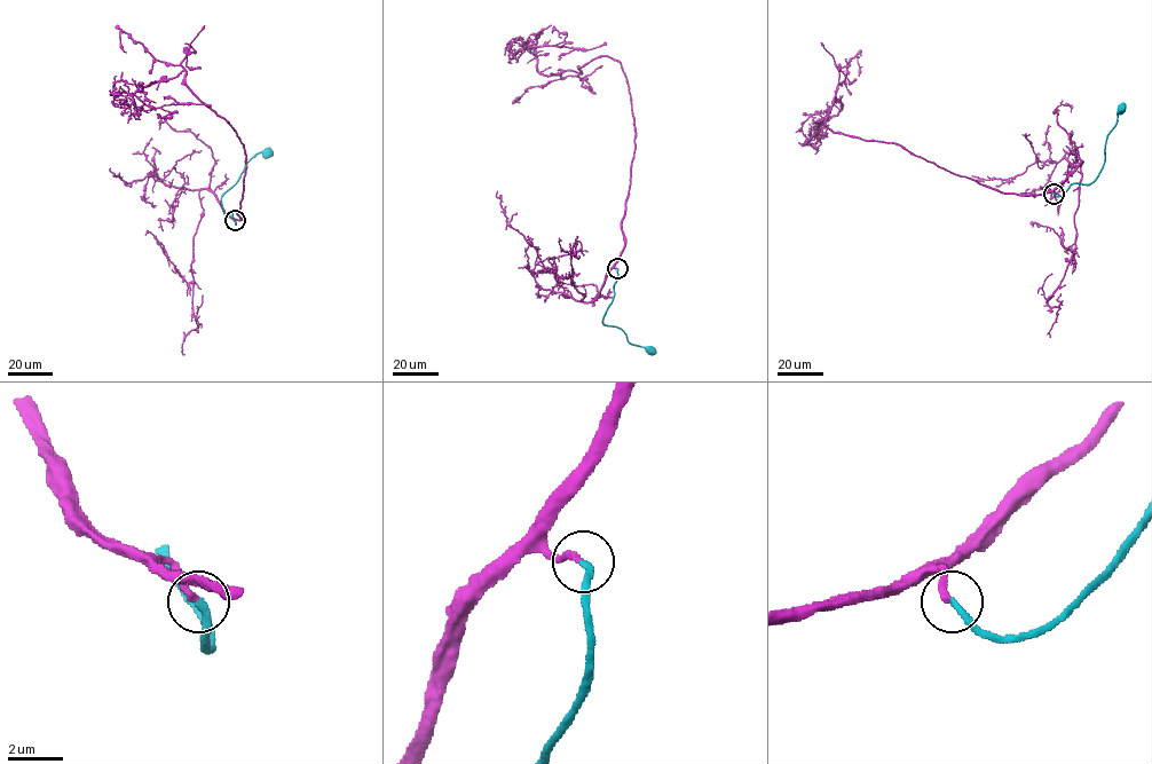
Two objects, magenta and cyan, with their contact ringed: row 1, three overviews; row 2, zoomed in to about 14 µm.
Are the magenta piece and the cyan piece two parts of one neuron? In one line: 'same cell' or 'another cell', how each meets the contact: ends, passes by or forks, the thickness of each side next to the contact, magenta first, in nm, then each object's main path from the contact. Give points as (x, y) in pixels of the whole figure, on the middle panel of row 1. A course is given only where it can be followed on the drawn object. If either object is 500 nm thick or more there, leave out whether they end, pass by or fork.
same cell; magenta ends; cyan ends; calibres 240 and 240 nm; course magenta (617, 268), (636, 127), (621, 63), (597, 57), (582, 73), (549, 76), (529, 50), (606, 42); course cyan (617, 268), (614, 297), (602, 322), (622, 329), (629, 343), (651, 349)

